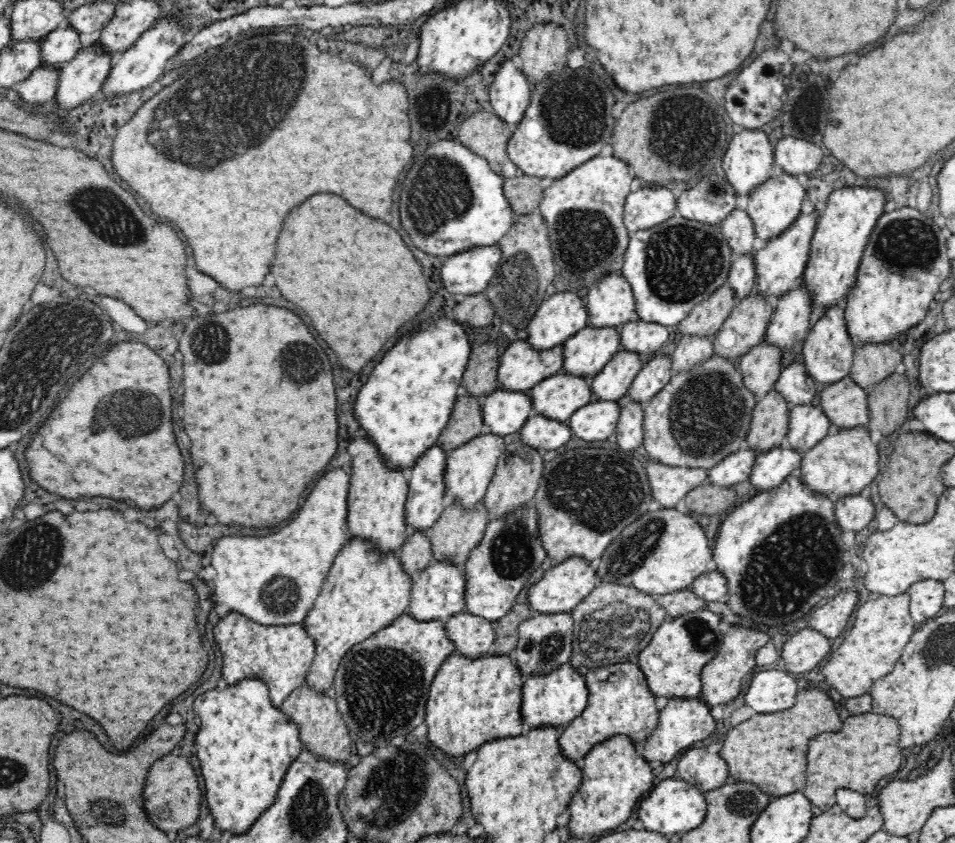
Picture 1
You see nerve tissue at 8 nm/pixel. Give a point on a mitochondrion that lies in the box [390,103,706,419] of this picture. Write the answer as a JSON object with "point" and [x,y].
{"point":[439,191]}

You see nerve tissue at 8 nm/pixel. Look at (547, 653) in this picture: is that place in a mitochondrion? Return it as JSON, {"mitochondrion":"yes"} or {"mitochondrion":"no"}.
{"mitochondrion":"yes"}

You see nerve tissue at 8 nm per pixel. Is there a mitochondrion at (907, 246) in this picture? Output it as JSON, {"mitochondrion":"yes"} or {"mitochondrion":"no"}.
{"mitochondrion":"yes"}

